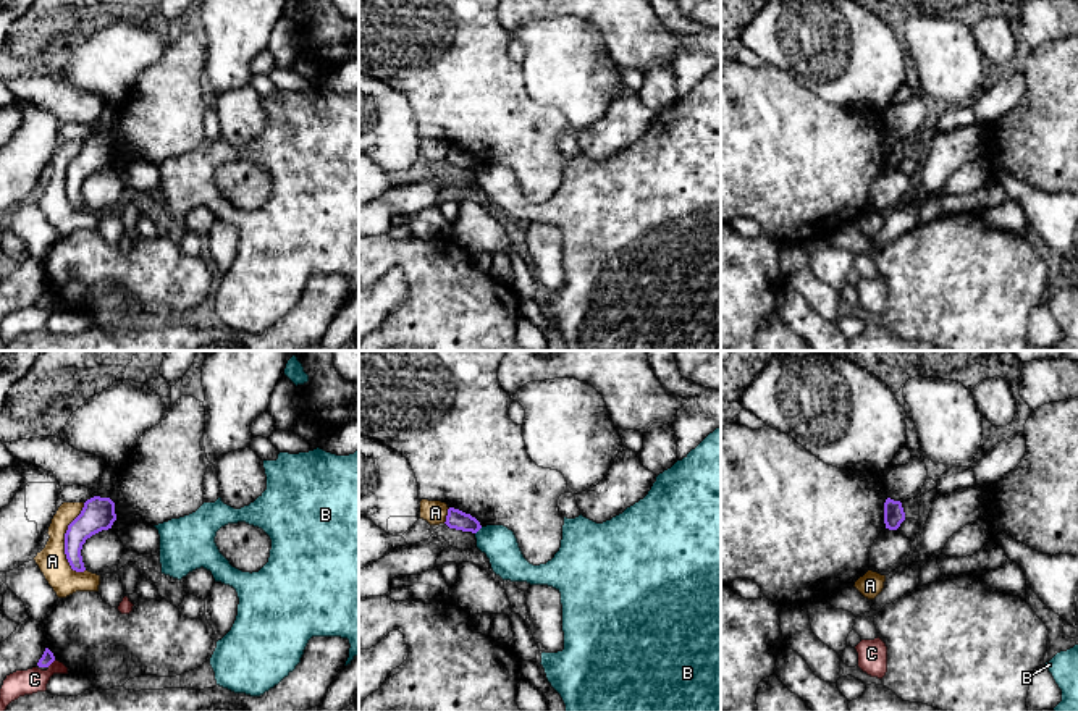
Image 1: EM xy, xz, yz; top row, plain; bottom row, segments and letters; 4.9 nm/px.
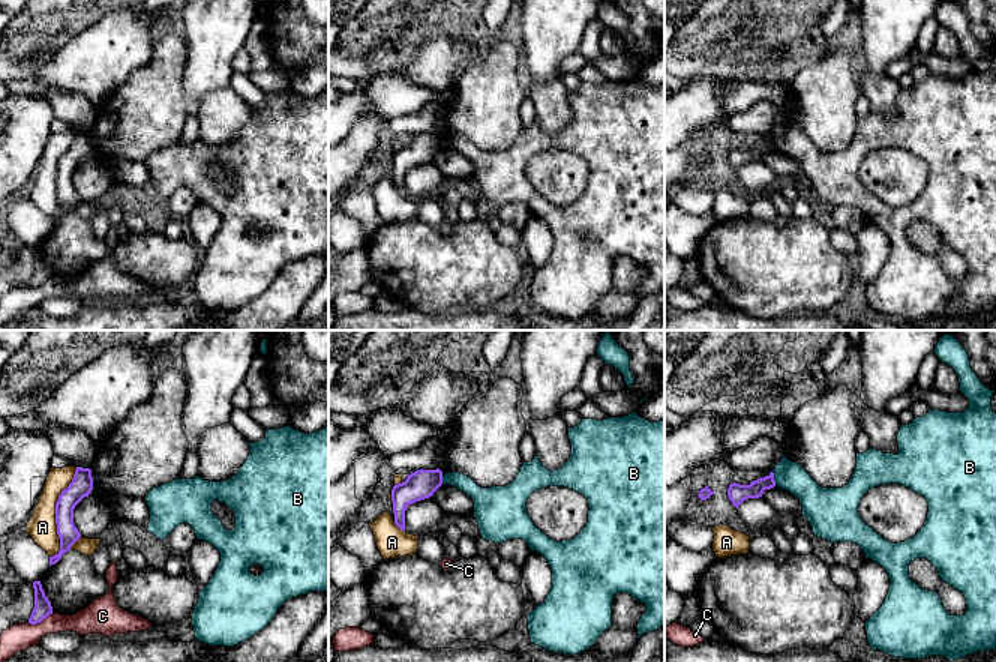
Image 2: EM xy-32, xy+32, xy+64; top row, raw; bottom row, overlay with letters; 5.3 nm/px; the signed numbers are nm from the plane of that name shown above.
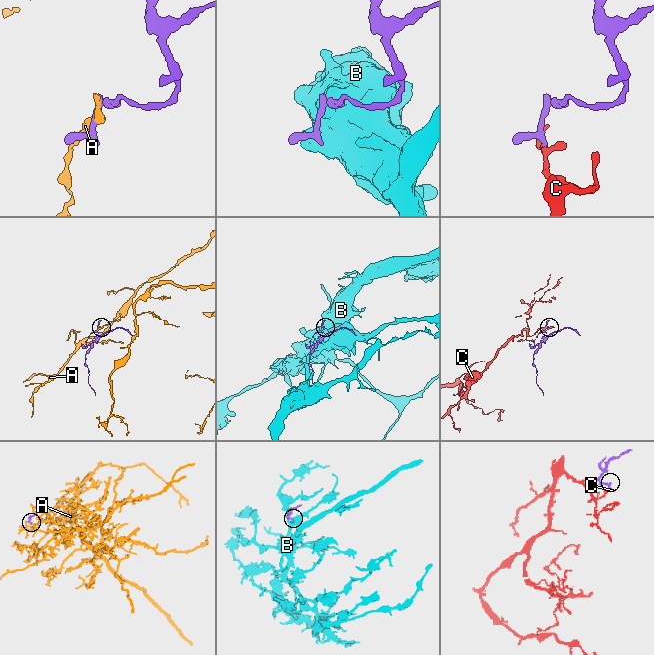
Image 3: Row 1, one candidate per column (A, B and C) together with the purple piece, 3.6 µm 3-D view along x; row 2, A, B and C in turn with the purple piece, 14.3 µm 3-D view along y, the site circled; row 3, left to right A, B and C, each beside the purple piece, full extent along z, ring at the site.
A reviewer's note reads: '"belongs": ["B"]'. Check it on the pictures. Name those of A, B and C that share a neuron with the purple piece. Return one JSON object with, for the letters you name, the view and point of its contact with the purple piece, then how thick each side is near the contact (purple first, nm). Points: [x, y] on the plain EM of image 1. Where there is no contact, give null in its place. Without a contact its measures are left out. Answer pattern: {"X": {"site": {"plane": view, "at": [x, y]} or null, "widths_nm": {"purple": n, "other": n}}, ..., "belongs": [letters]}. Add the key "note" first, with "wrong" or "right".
{"note": "wrong", "belongs": []}

